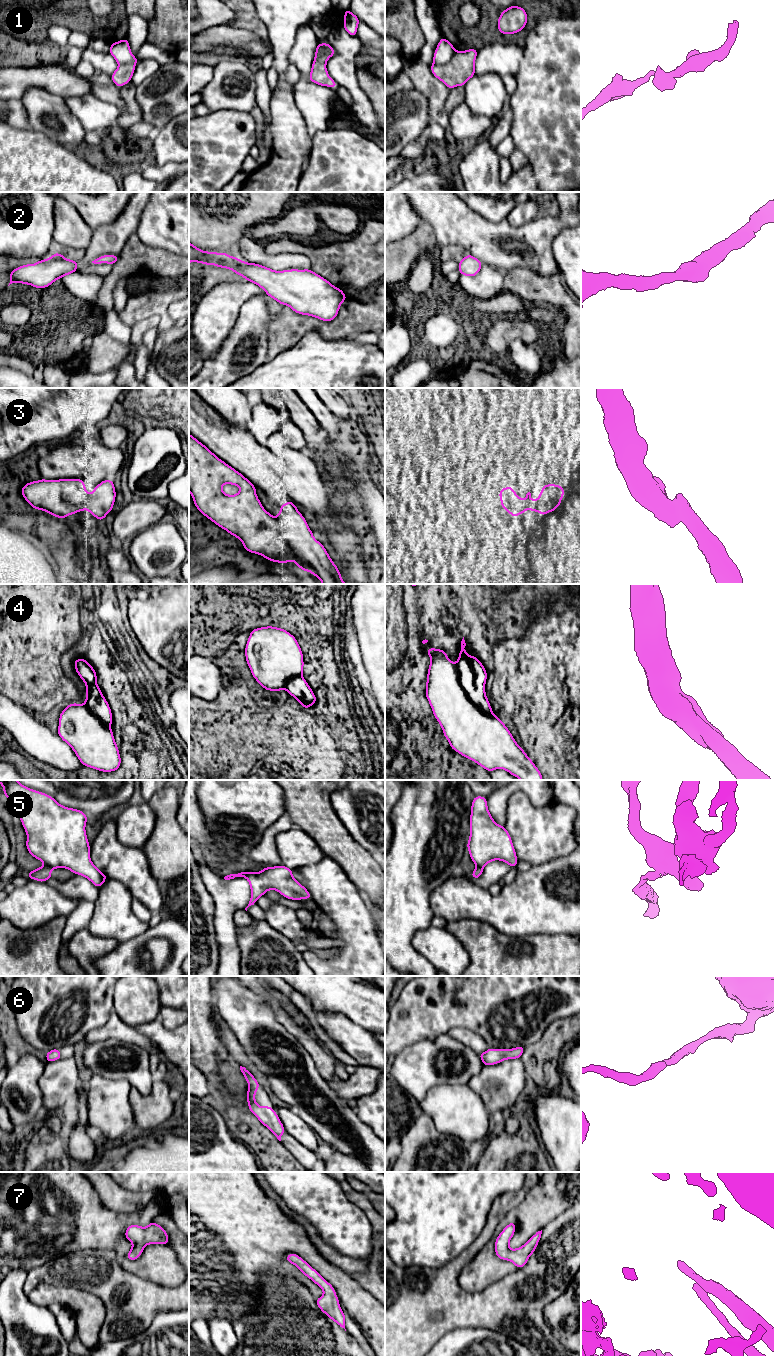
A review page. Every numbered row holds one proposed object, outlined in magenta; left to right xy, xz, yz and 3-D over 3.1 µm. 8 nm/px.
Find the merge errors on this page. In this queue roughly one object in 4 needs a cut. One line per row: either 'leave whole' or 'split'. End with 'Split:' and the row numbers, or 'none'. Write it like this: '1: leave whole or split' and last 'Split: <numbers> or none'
1: split
2: leave whole
3: leave whole
4: split
5: split
6: leave whole
7: leave whole
Split: 1, 4, 5

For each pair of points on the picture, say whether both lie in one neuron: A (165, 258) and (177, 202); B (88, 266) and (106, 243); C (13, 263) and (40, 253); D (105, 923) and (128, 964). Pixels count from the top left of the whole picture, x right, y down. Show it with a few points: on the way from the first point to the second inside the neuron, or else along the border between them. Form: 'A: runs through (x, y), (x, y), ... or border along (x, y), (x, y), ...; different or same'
A: border along (144, 244), (150, 247), (166, 249), (178, 255); different
B: runs through (88, 260), (100, 247); same
C: border along (10, 255), (16, 257), (35, 257), (38, 260); different
D: border along (141, 933), (118, 944); different

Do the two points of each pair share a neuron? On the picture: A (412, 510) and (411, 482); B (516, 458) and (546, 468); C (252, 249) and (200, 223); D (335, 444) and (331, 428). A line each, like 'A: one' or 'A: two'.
A: one
B: one
C: two
D: one

